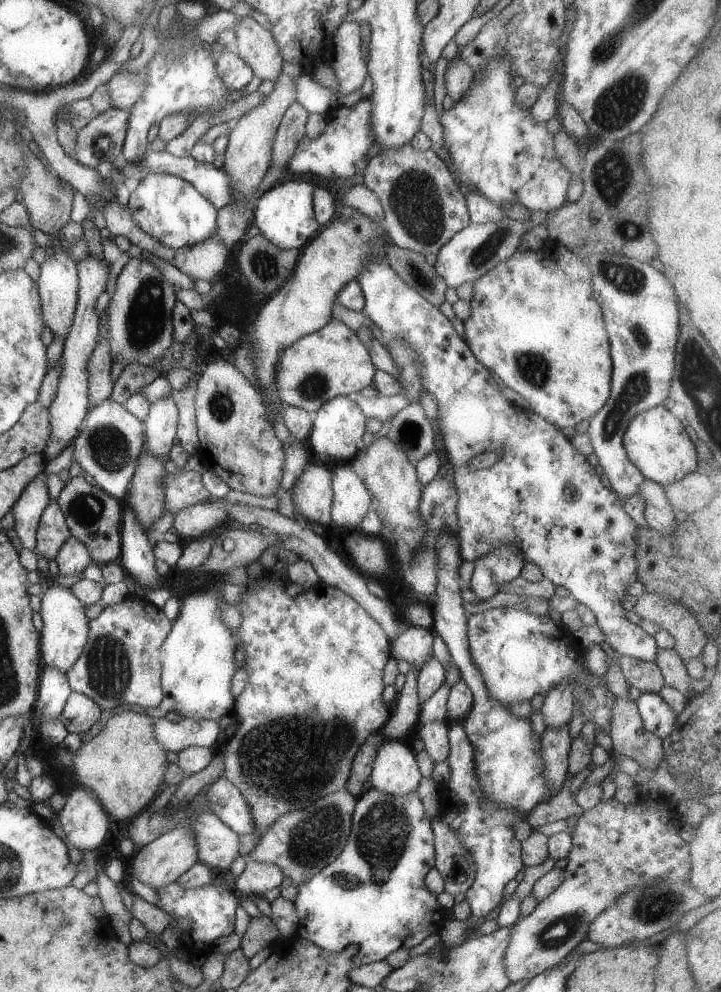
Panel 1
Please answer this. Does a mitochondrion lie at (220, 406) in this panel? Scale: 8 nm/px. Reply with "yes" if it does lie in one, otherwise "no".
yes

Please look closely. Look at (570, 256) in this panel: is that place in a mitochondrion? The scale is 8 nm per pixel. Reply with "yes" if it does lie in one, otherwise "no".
no

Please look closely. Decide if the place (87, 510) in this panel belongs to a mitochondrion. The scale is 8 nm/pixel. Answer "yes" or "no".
yes

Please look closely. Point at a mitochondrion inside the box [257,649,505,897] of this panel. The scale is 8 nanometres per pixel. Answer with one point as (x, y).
(384, 830)

